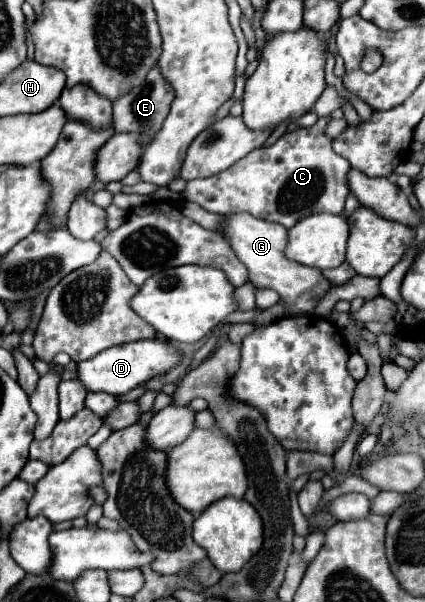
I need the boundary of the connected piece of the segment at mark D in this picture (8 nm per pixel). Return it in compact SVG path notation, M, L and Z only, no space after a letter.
M158 337L132 341L120 347L110 347L88 361L82 361L78 365L78 379L82 381L86 391L106 391L110 395L122 395L150 381L152 377L168 373L180 363L180 357L182 353L170 341L162 341Z

